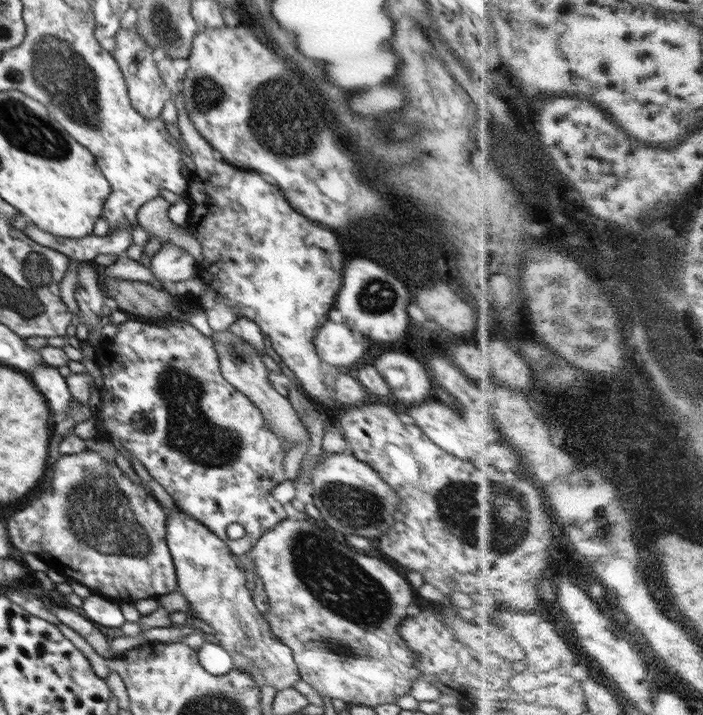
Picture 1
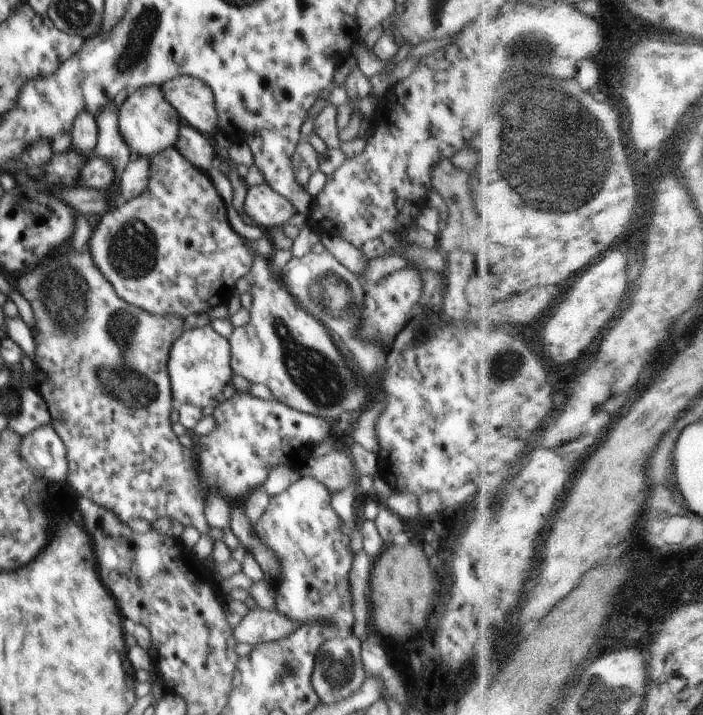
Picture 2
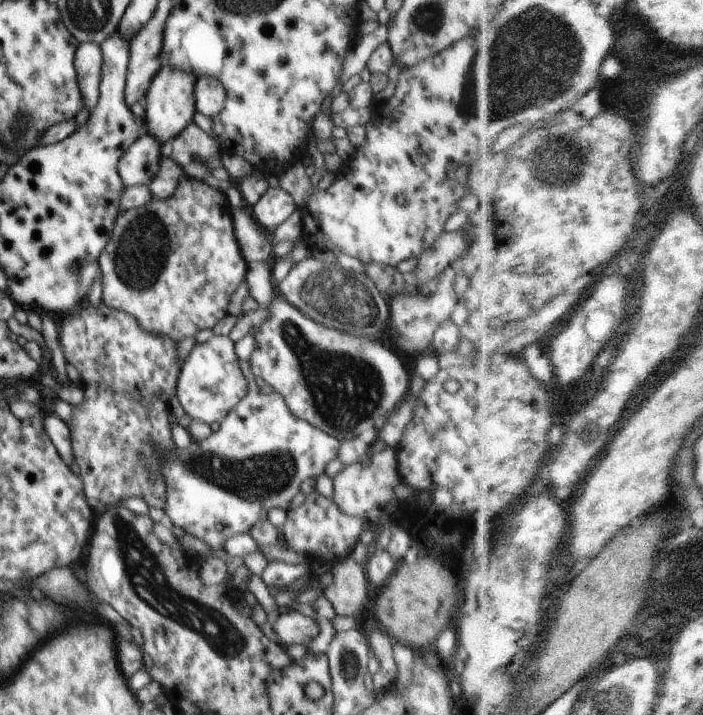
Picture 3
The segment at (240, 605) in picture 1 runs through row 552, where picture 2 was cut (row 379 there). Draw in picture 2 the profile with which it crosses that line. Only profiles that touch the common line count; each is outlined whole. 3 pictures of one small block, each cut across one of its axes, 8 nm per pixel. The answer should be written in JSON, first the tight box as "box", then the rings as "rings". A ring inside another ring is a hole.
{"box":[167,324,236,409],"rings":[[[210,324],[185,330],[172,343],[167,369],[173,400],[177,405],[191,404],[201,409],[208,406],[215,408],[217,404],[228,400],[236,392],[233,385],[229,340],[220,336]]]}

